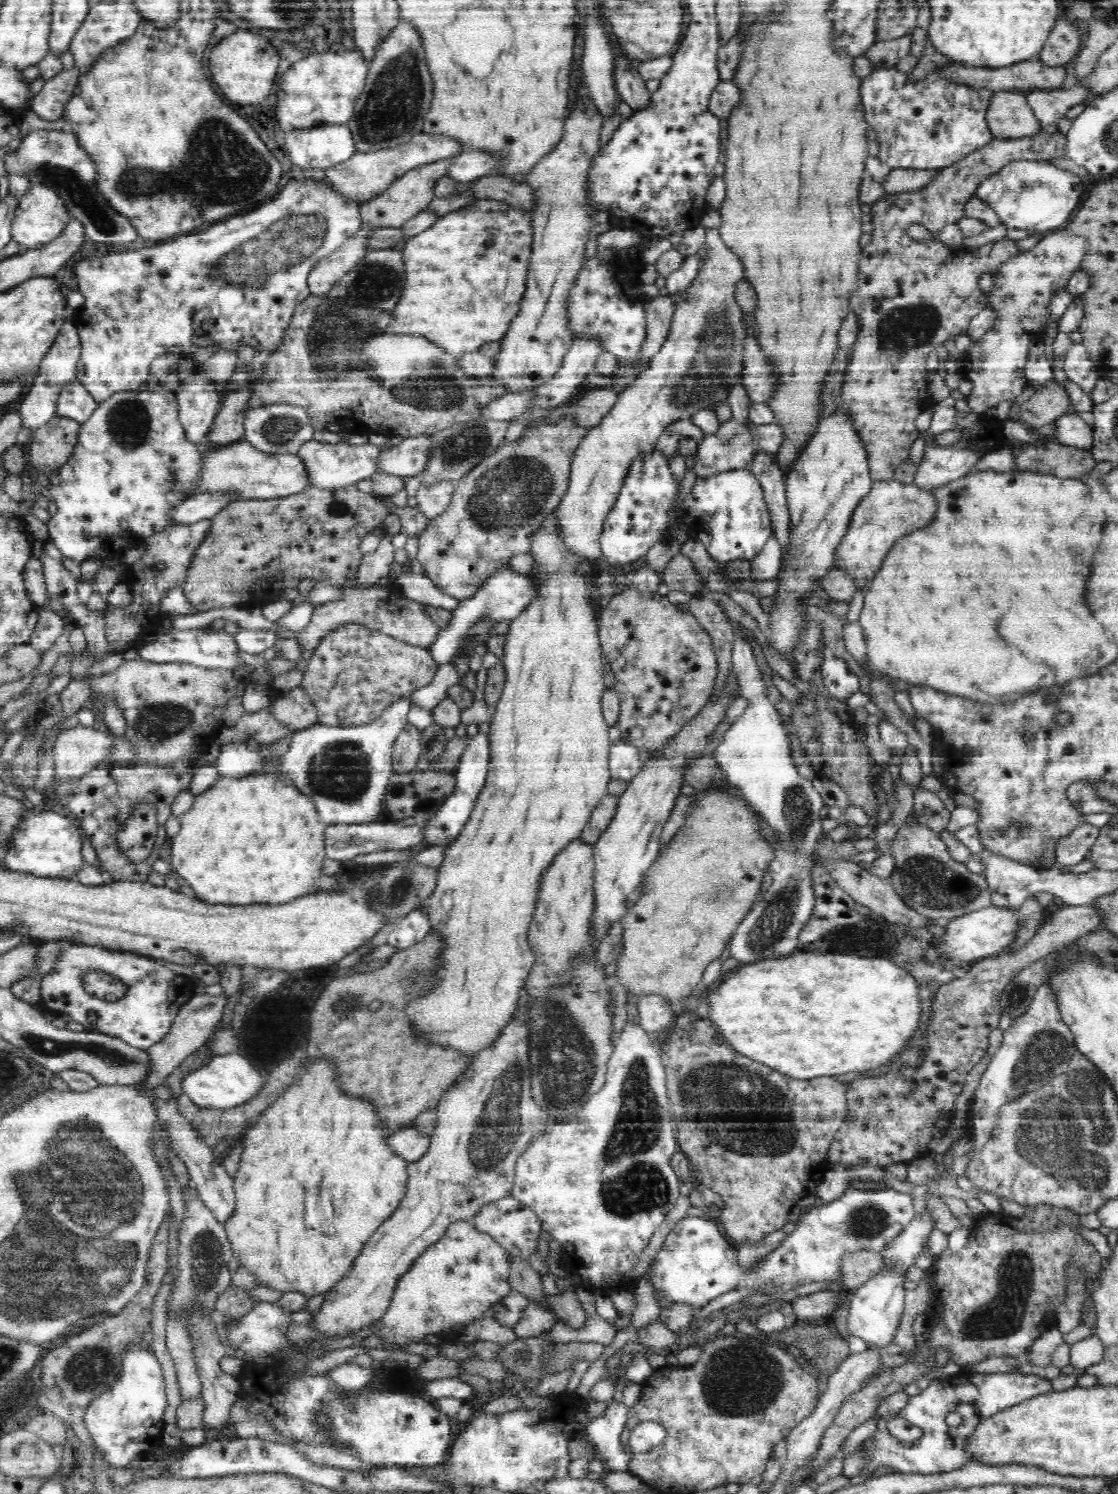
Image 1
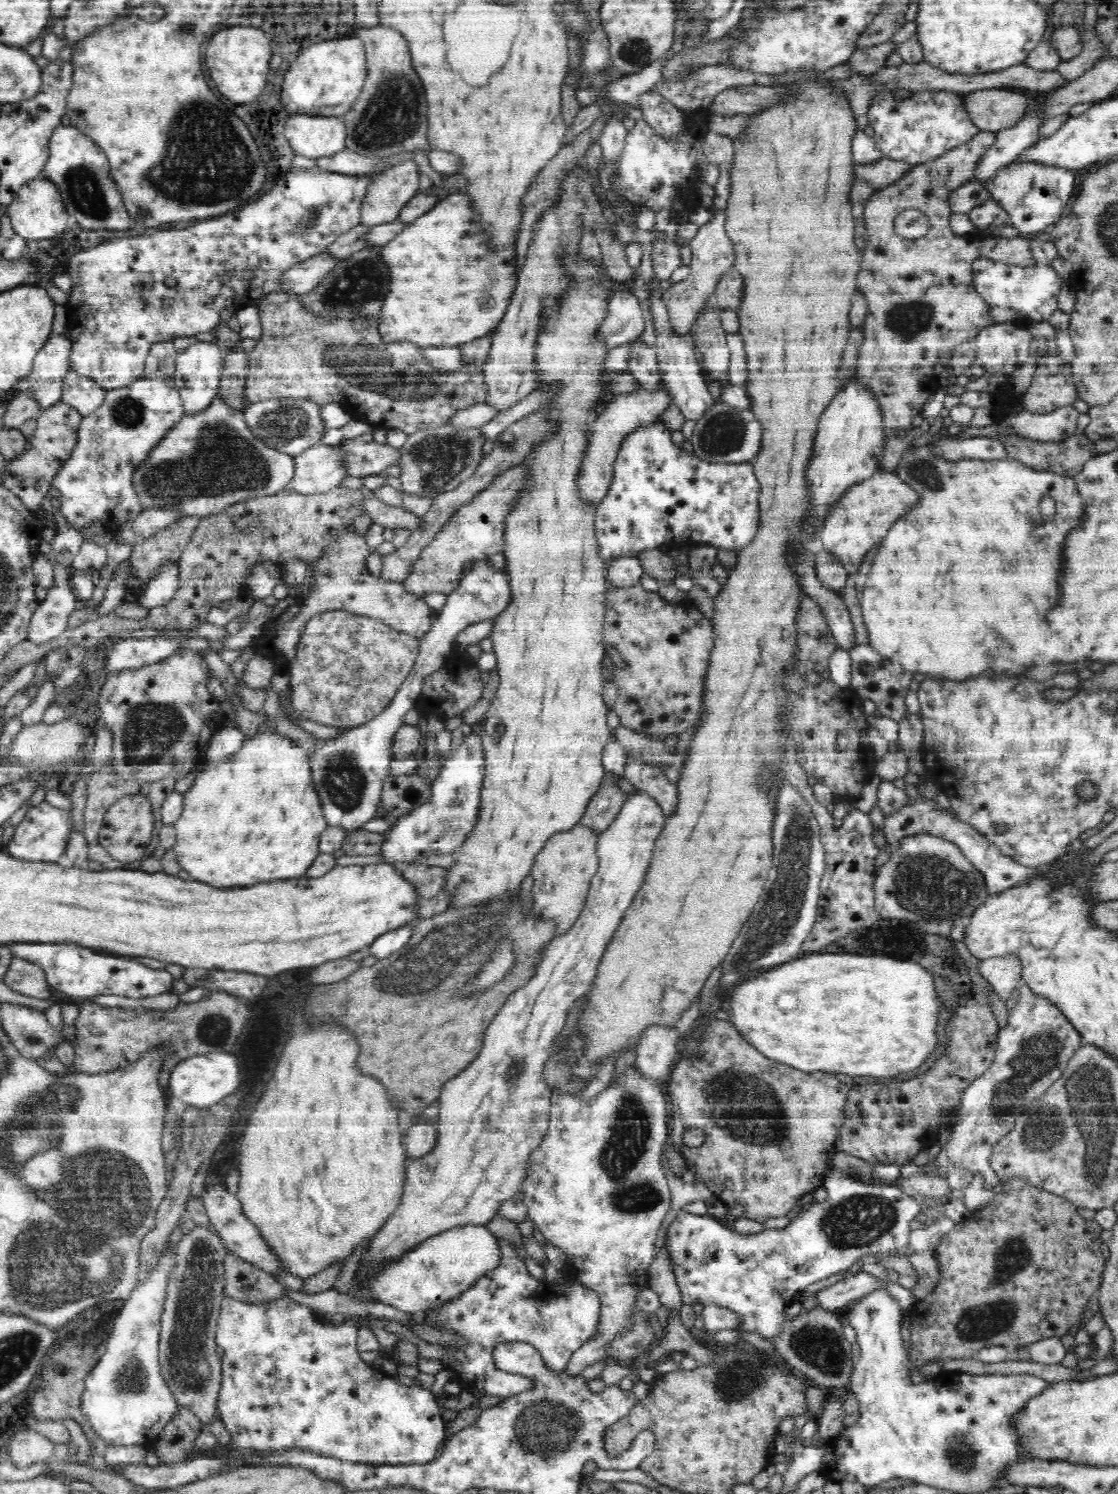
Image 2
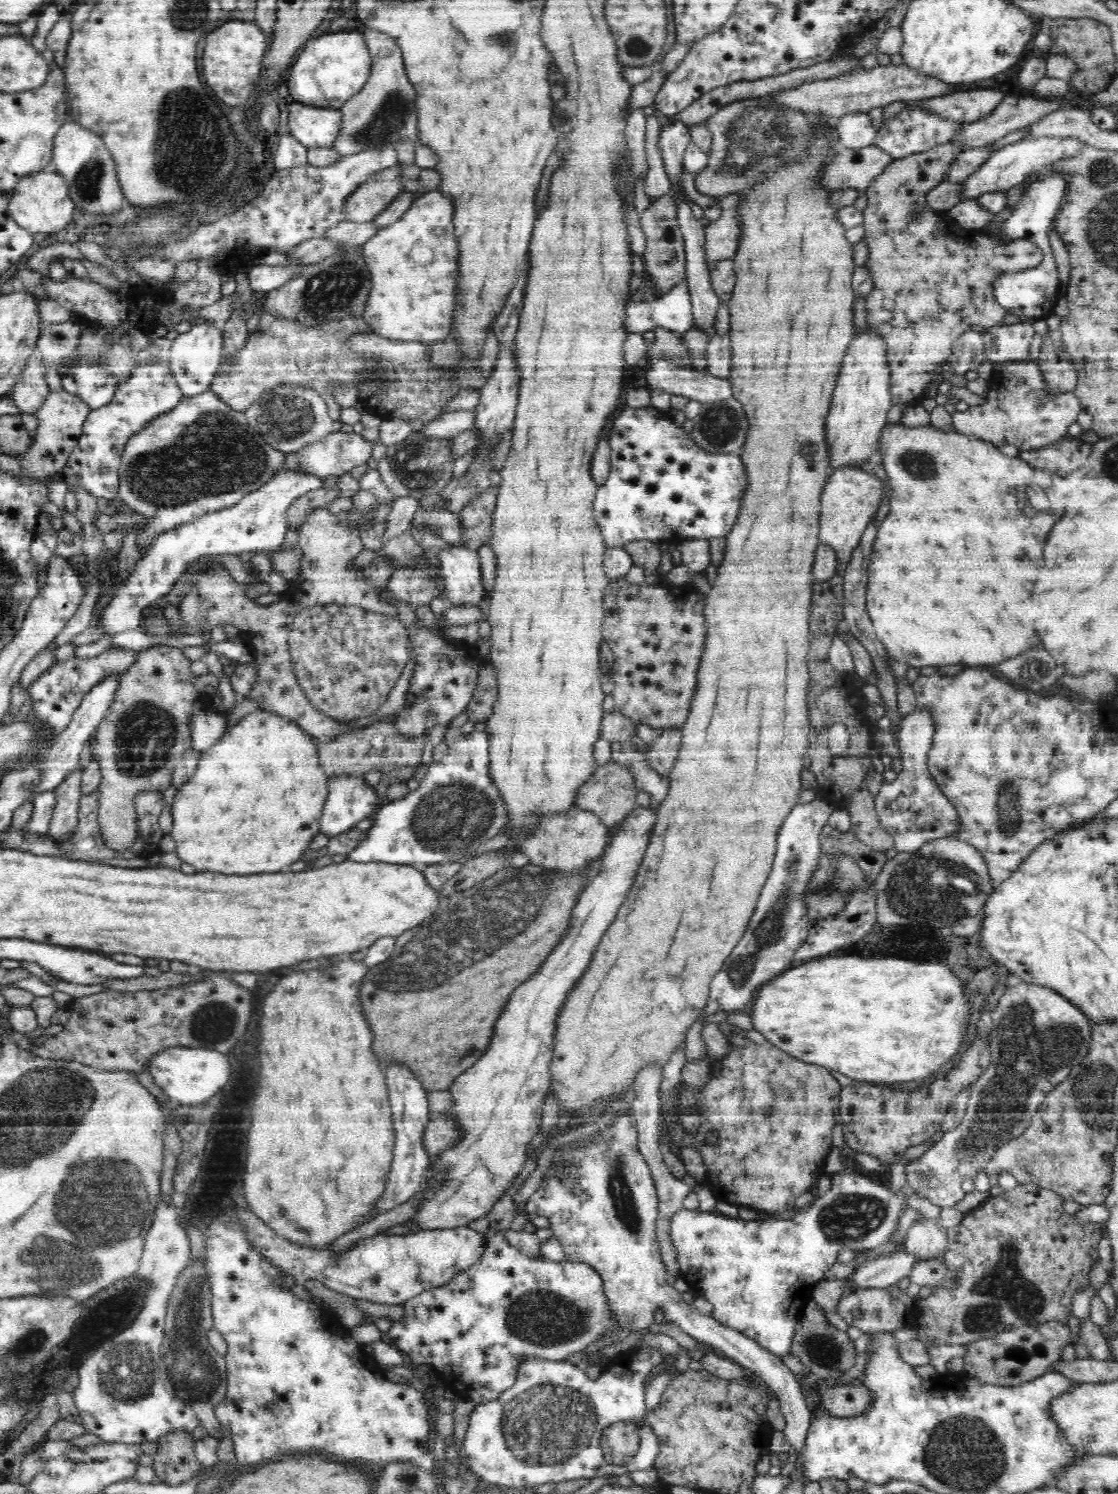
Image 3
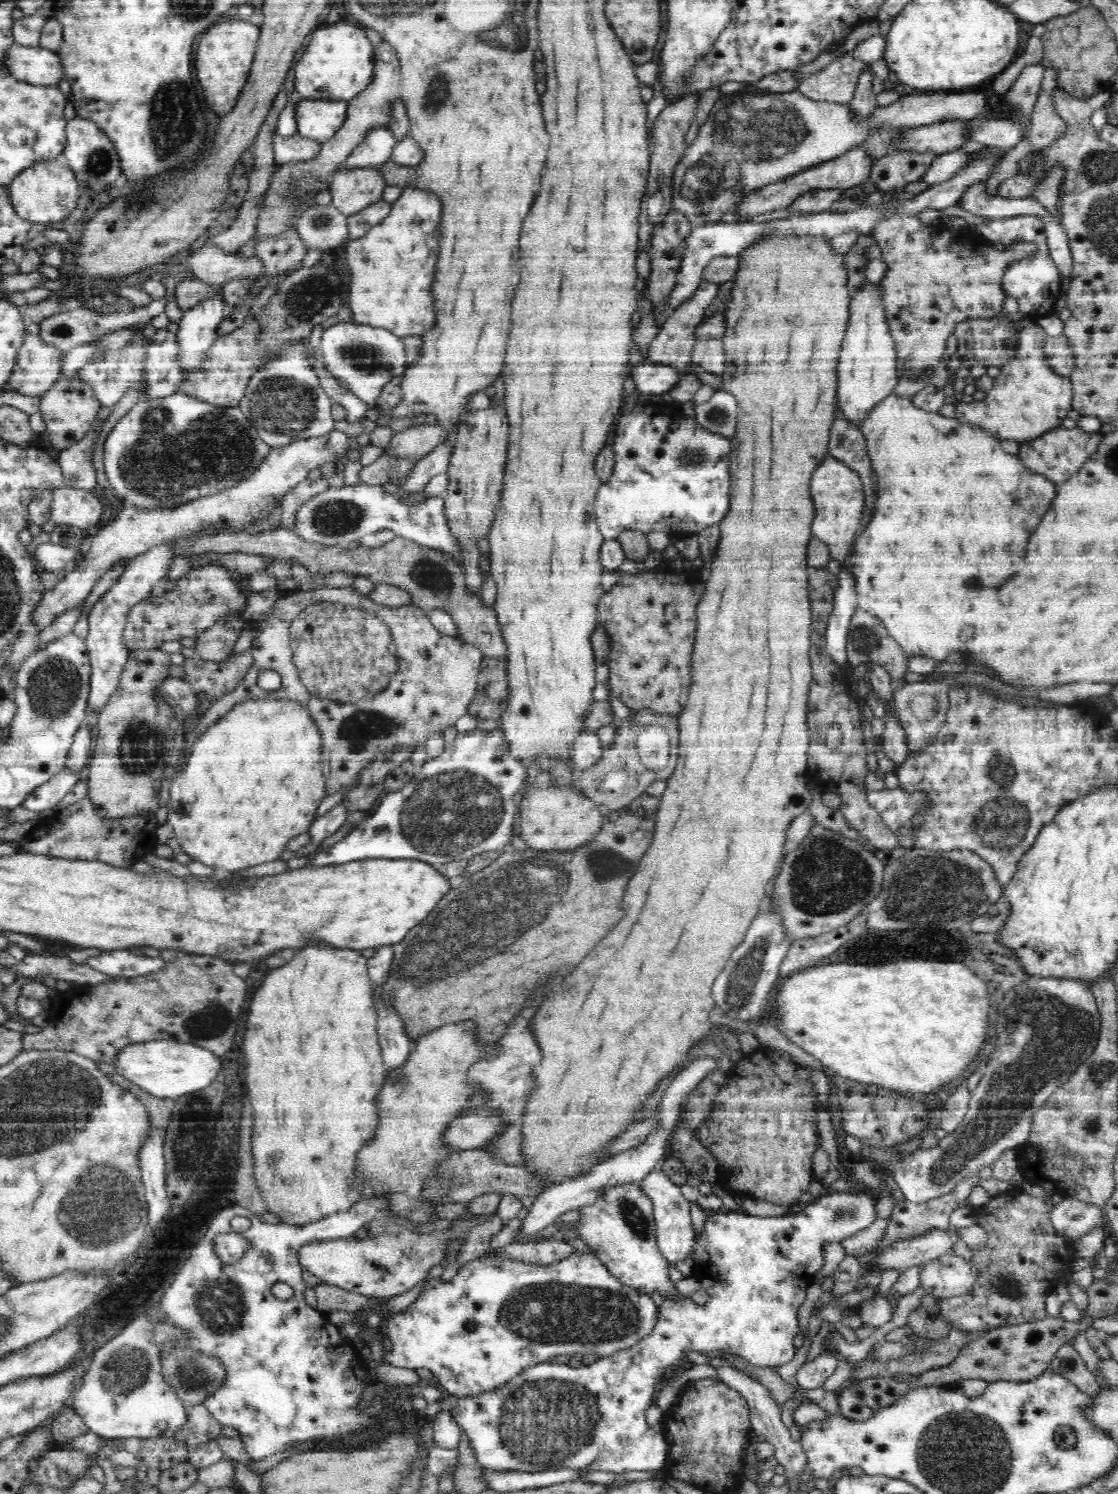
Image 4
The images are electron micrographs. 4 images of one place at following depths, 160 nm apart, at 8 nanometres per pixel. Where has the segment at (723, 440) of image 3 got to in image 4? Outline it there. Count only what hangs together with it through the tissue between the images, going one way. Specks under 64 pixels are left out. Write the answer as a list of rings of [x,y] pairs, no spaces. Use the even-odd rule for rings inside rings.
[[[715,390],[708,401],[695,405],[694,419],[702,428],[731,440],[740,414],[737,400],[732,393]]]

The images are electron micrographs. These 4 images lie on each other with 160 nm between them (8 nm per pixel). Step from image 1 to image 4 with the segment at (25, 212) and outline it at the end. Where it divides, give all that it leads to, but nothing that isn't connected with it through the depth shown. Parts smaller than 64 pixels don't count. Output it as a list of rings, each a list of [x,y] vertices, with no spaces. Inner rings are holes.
[[[60,157],[48,162],[38,162],[34,165],[26,171],[20,172],[7,186],[11,206],[24,220],[40,222],[45,226],[57,225],[57,222],[66,218],[76,208],[81,192],[78,186],[79,181]]]

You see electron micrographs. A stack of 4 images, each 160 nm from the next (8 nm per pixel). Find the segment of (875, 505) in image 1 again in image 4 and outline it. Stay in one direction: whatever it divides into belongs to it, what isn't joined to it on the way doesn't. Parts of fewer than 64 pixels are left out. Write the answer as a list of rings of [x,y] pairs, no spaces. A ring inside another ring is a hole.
[[[828,456],[812,474],[810,491],[816,508],[812,535],[827,545],[831,558],[843,563],[850,557],[852,542],[855,542],[854,536],[858,536],[862,522],[862,512],[865,508],[863,482],[860,482],[860,477],[854,469],[846,466],[841,460]]]

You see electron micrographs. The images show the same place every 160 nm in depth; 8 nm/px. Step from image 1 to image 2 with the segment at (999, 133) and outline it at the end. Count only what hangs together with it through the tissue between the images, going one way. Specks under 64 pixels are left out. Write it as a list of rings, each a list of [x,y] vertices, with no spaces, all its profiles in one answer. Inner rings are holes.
[[[992,89],[965,94],[970,118],[980,131],[997,133],[1014,127],[1028,114],[1031,96],[1023,91]]]

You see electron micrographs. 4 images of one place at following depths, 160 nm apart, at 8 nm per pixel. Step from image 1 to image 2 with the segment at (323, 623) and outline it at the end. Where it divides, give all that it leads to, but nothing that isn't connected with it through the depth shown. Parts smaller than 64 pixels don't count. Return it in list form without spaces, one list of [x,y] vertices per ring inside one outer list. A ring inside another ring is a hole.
[[[352,528],[351,534],[343,540],[341,548],[334,555],[324,559],[314,571],[310,571],[312,592],[306,598],[299,599],[298,612],[285,623],[270,620],[250,644],[253,652],[260,657],[265,657],[270,652],[267,652],[263,646],[269,644],[276,652],[283,652],[289,659],[293,659],[296,656],[296,647],[303,631],[303,624],[315,614],[327,610],[344,610],[380,619],[382,623],[420,640],[432,626],[433,609],[420,597],[406,593],[400,582],[386,583],[382,578],[372,575],[366,564],[370,554],[365,538],[357,532],[356,528]]]

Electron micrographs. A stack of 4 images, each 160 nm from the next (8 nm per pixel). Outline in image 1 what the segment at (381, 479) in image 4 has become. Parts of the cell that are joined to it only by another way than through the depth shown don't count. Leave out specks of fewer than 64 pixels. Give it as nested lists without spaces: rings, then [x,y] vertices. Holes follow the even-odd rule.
[[[478,417],[468,423],[458,423],[431,434],[432,448],[424,470],[418,478],[421,486],[432,486],[440,482],[457,482],[466,476],[480,461],[490,456],[504,442],[504,435],[510,424],[507,421],[486,420]]]

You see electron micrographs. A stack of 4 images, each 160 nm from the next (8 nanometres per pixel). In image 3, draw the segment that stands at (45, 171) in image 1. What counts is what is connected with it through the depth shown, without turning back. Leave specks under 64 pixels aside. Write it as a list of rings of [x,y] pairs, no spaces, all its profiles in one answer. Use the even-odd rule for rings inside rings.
[[[77,122],[64,123],[53,140],[52,152],[50,168],[69,185],[69,195],[75,208],[92,214],[112,214],[122,208],[125,196],[119,186],[112,153],[97,134]]]

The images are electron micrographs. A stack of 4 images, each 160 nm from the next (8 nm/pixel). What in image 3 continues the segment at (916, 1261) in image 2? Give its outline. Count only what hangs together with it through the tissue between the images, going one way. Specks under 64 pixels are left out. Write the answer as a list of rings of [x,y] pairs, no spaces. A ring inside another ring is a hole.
[[[936,1219],[916,1220],[906,1233],[903,1246],[918,1260],[941,1259],[948,1245],[947,1229],[940,1227]]]

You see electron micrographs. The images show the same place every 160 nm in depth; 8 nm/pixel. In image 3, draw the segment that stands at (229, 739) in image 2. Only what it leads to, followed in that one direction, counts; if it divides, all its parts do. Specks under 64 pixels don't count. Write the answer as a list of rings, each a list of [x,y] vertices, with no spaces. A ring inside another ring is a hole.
[[[200,712],[192,718],[192,737],[196,750],[203,751],[210,748],[229,727],[224,714],[219,712]]]

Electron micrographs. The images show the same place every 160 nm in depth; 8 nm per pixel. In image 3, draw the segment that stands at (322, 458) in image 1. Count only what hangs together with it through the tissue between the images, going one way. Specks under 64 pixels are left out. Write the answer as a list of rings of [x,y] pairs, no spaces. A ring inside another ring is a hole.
[[[297,470],[280,471],[260,490],[243,496],[234,506],[206,514],[191,523],[158,535],[148,552],[136,562],[128,578],[118,584],[116,594],[104,608],[99,621],[103,634],[112,638],[125,630],[138,630],[143,619],[142,610],[168,595],[183,575],[184,567],[192,563],[192,560],[207,555],[240,555],[243,552],[267,553],[280,550],[285,544],[286,532],[289,531],[285,513],[299,496],[322,487],[322,479]]]

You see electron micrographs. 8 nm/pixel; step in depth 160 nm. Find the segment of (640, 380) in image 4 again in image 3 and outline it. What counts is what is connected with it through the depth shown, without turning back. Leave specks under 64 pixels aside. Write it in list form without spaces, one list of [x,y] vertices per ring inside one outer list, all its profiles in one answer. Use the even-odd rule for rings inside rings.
[[[650,361],[645,370],[646,384],[662,392],[682,395],[689,400],[711,403],[733,396],[728,379],[700,373],[695,368]]]

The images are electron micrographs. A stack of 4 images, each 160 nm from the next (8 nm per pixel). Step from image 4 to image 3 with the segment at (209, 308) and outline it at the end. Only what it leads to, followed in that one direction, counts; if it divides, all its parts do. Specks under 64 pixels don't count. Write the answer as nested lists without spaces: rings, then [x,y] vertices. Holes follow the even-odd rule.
[[[202,321],[200,324],[193,324],[187,332],[178,333],[173,341],[165,356],[183,396],[192,398],[202,395],[210,388],[215,376],[219,374],[219,364],[224,355],[223,332],[218,327],[214,327],[212,321]]]

